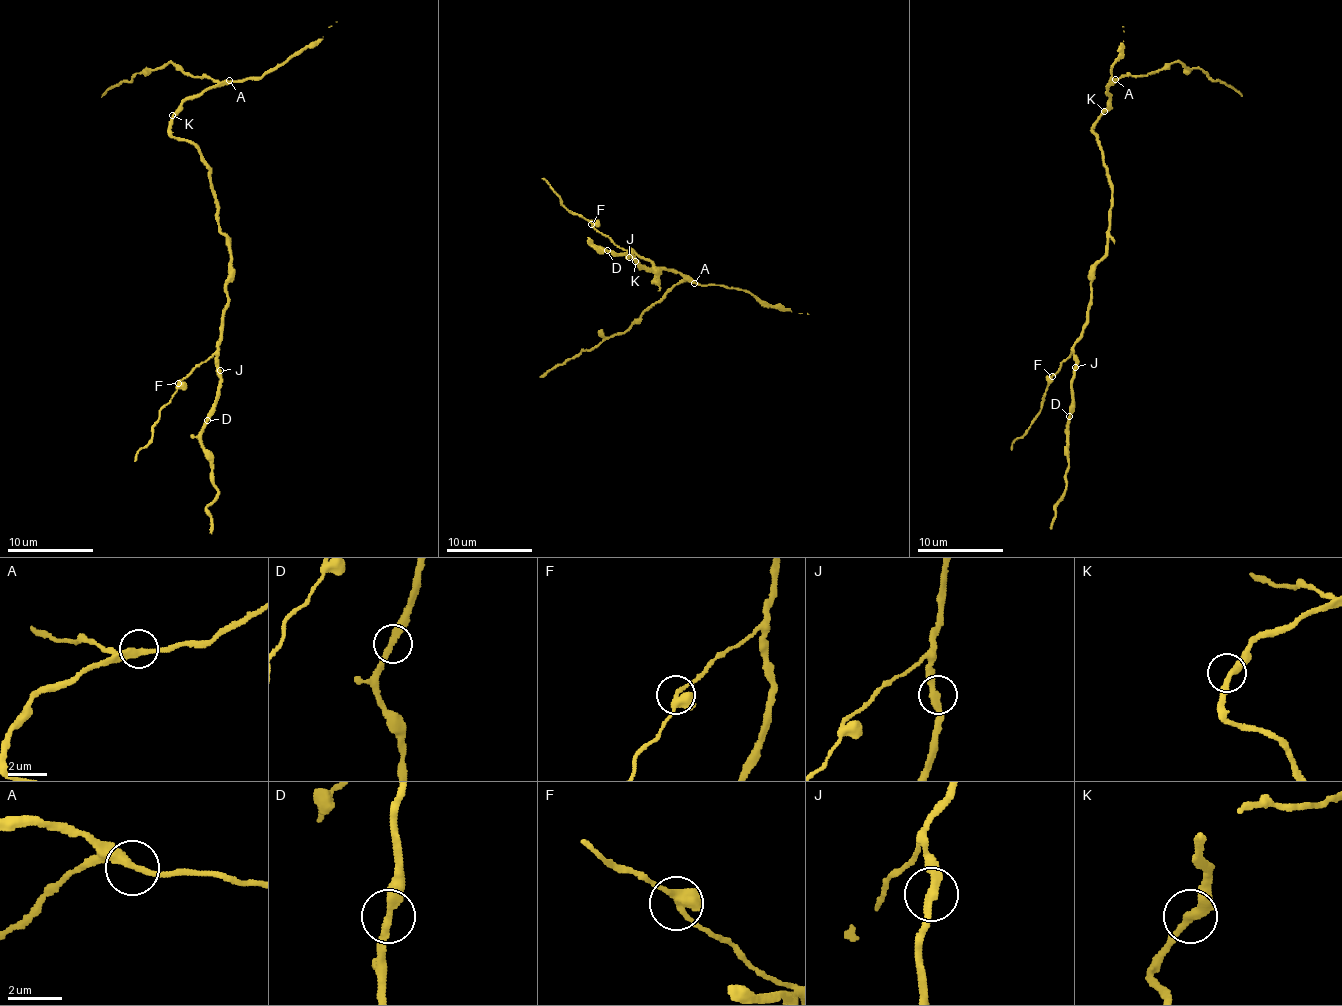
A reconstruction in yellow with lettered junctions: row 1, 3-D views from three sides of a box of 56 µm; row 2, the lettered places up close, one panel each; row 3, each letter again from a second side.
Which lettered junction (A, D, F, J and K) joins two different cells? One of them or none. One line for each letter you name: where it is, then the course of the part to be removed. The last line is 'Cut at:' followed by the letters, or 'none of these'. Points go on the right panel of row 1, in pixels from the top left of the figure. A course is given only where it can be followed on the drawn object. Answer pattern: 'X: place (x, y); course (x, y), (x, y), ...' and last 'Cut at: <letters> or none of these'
Cut at: none of these

